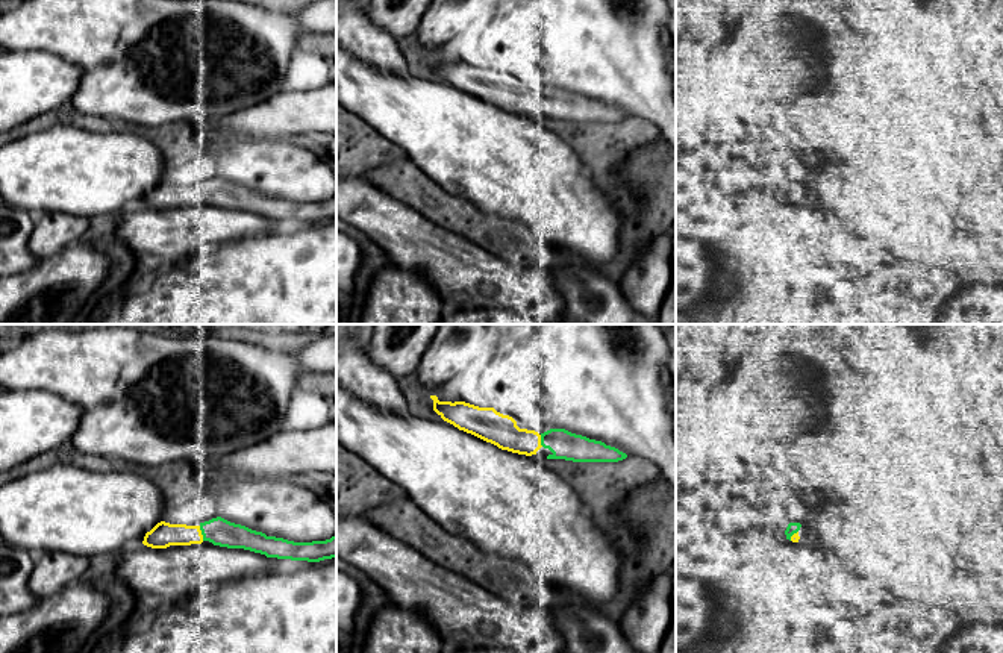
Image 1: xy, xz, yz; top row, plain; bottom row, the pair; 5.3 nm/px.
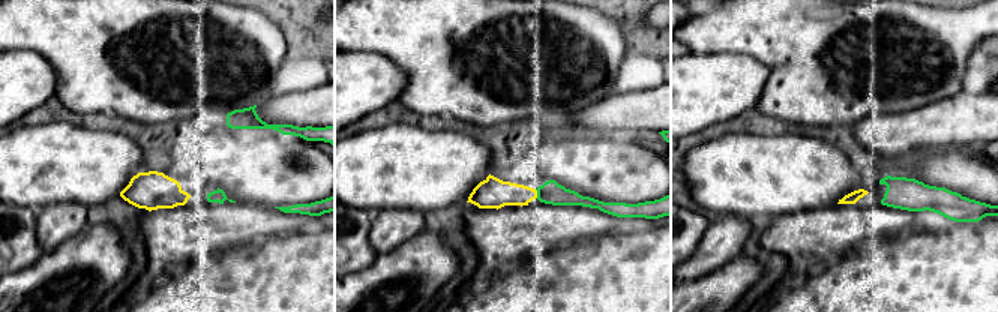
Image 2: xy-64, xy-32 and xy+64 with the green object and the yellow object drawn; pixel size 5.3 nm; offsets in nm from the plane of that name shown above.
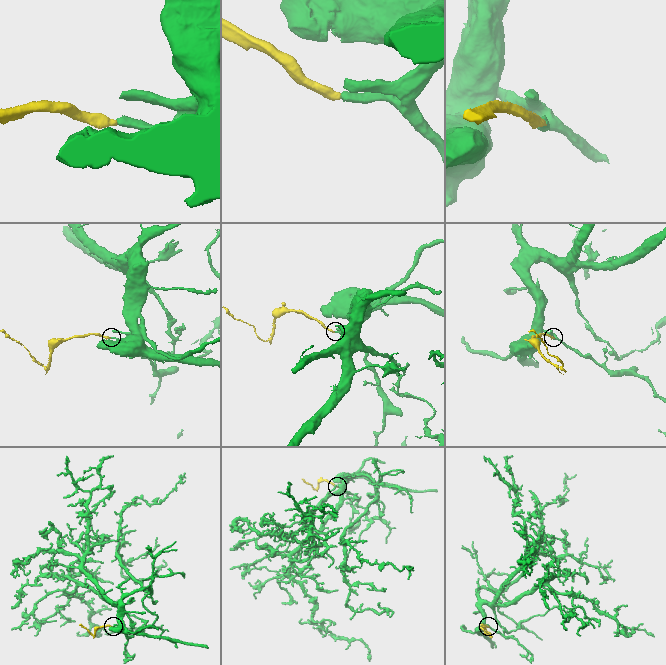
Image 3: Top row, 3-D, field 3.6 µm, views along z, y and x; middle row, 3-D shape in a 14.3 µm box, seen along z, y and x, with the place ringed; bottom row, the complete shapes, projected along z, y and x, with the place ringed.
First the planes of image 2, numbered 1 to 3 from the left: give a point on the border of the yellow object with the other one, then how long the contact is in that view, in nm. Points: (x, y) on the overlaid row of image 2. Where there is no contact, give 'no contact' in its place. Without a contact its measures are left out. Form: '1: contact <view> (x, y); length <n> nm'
1: no contact
2: contact xy-32 (538, 194); length 50 nm
3: no contact

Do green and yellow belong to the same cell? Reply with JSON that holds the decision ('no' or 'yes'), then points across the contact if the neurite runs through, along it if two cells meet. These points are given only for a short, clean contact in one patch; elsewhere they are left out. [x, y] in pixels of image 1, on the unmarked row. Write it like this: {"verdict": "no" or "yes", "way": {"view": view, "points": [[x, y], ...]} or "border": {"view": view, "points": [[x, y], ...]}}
{"verdict": "yes"}

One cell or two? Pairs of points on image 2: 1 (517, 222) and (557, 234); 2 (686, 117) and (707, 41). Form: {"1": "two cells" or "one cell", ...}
{"1": "one cell", "2": "two cells"}

